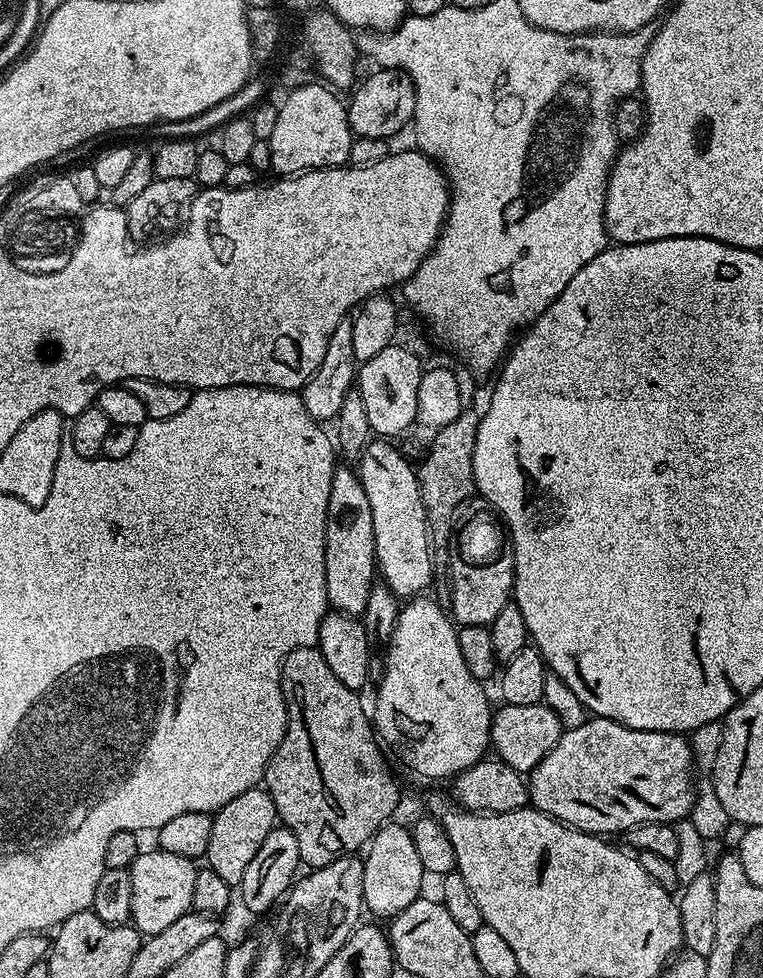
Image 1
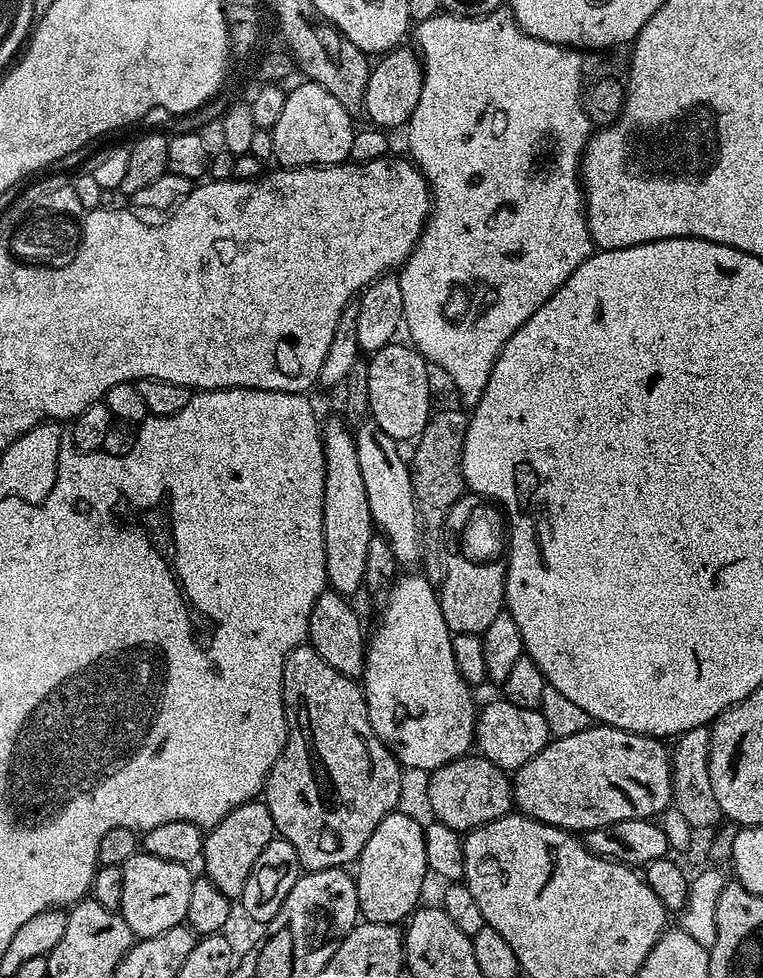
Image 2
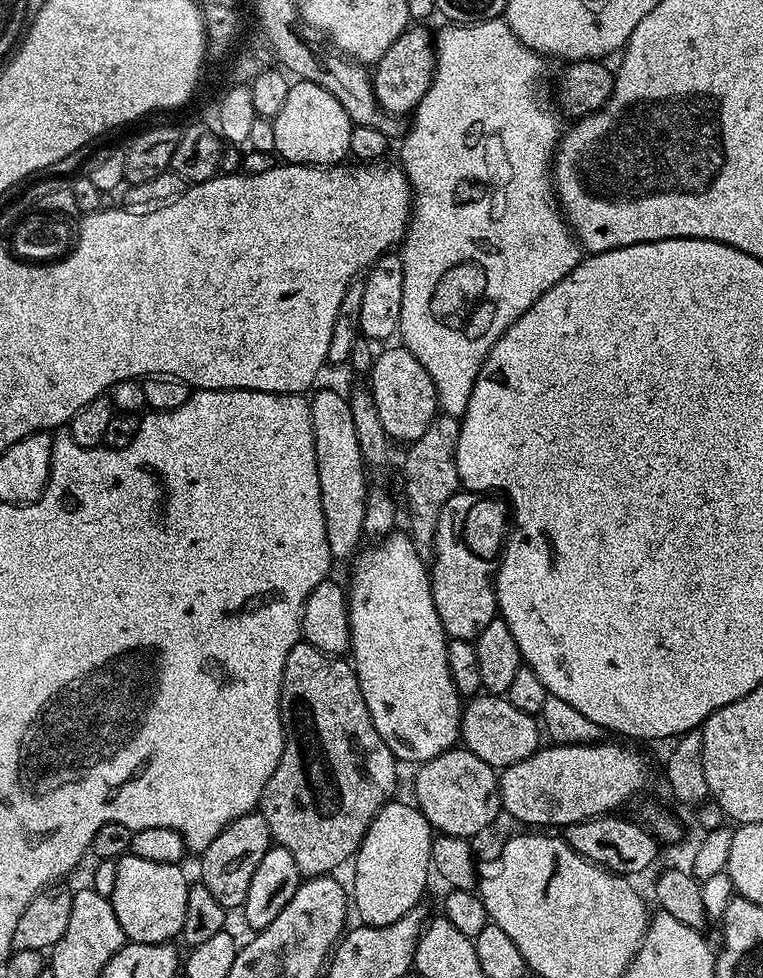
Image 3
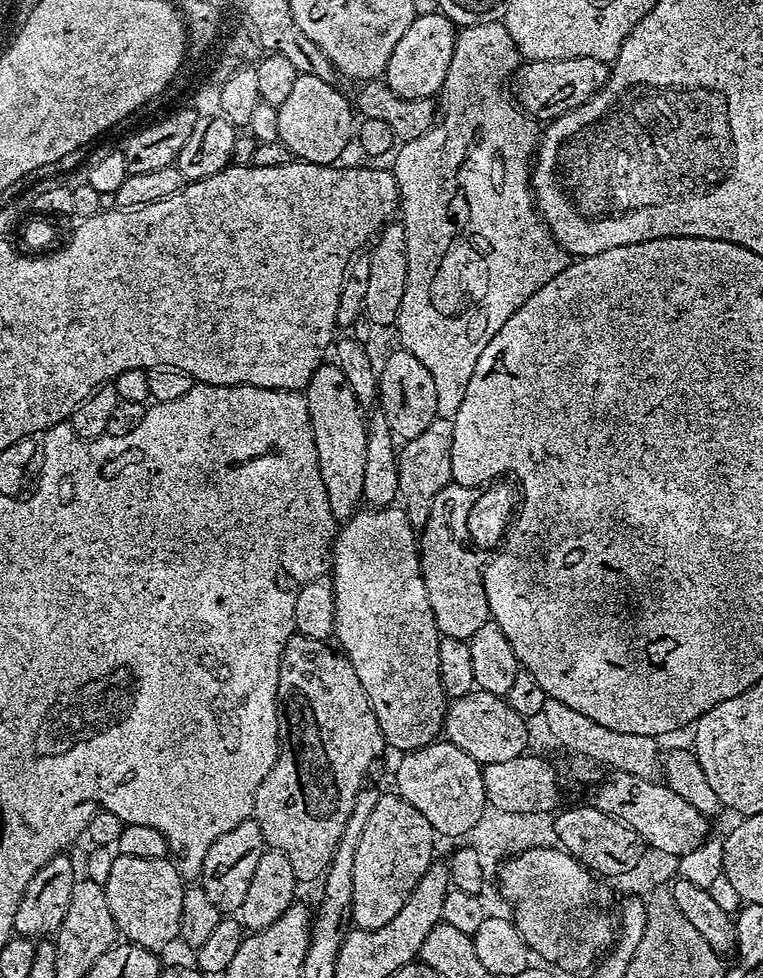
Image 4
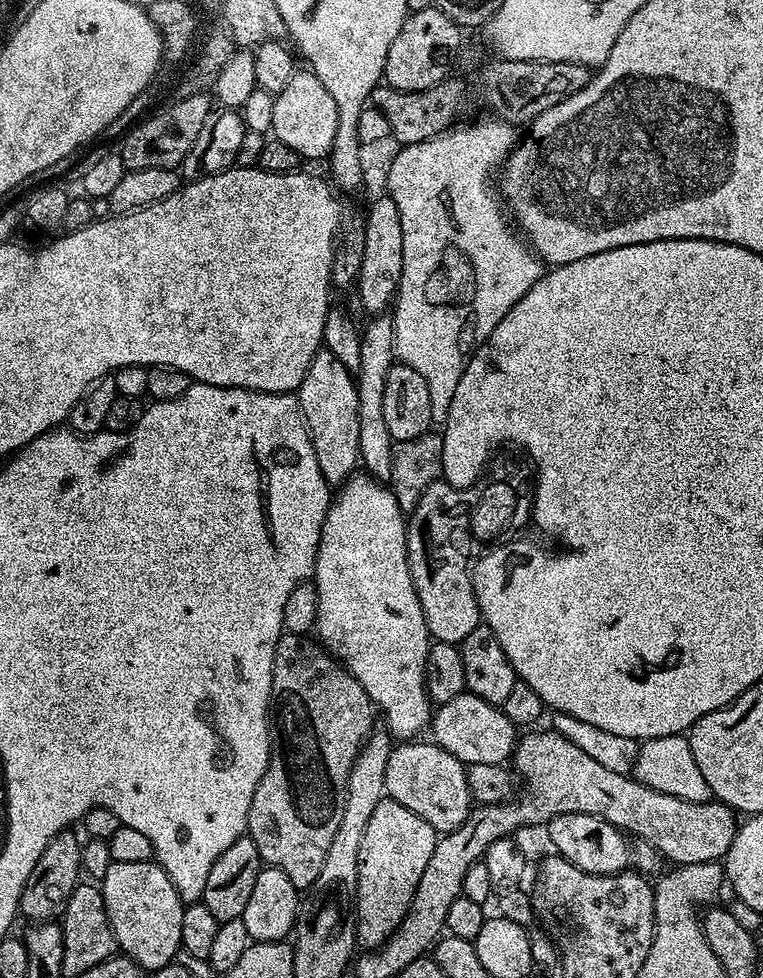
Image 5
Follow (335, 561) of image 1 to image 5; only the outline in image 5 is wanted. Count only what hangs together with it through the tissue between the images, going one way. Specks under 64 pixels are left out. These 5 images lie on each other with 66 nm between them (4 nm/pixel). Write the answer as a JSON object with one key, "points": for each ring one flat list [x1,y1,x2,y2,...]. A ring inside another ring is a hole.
{"points":[[321,350,317,352,314,362,310,362,310,370,306,370,306,378,302,378,298,399,314,446,316,465,322,470,322,478,330,486,339,486,354,475,361,463,358,446,358,390,353,373,348,372,346,366,342,366,342,362,334,358,334,354]]}

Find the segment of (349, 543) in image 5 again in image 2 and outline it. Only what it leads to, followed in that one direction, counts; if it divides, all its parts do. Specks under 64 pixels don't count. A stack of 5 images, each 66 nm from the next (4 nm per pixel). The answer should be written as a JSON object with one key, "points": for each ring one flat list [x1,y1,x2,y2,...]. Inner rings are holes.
{"points":[[419,571,412,572,409,576,403,574,397,575,391,588,388,590,386,599,383,601,384,609,380,612,380,621,376,624,376,629,371,629,370,635,366,640,366,651,364,654,364,674,362,677,362,687,364,690,364,701,368,707,368,717,370,726,374,726,374,734,385,744,392,755,400,761,405,769,417,768,423,774,431,774,436,769,454,762,460,756,469,755,473,751,474,741,476,738,476,714,478,703,472,697,473,689,458,674,458,665,454,663,454,646,452,645,453,633,446,626,446,618,442,618,442,606,438,595,437,585,432,584]]}

